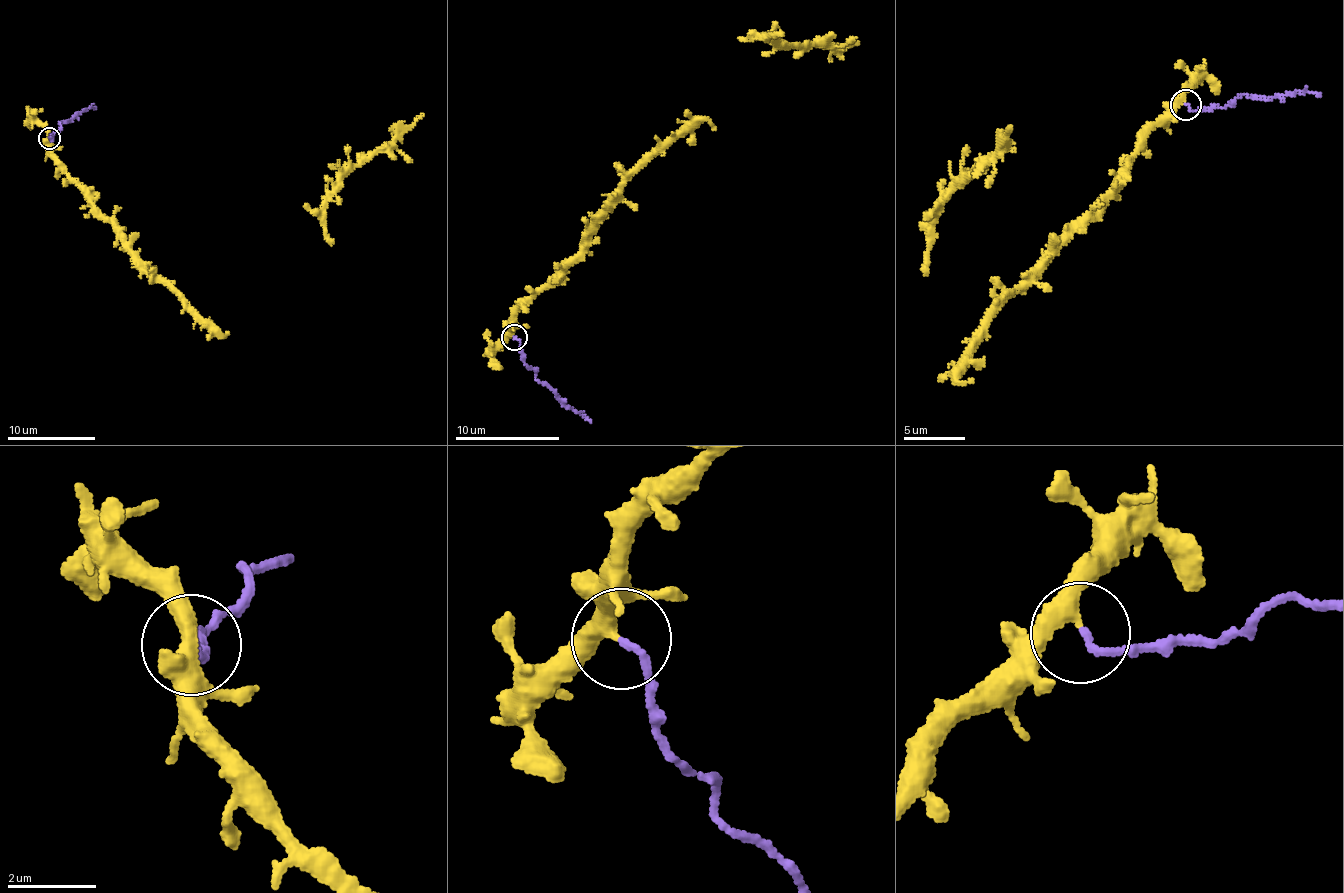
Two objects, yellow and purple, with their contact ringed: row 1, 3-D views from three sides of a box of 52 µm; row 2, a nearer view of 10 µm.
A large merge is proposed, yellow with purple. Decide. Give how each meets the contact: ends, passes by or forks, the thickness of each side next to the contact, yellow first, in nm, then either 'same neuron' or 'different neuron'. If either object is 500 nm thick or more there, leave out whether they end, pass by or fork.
yellow passes by; purple ends there; 340 nm thick on the yellow side, 170 nm on the other; different neuron

